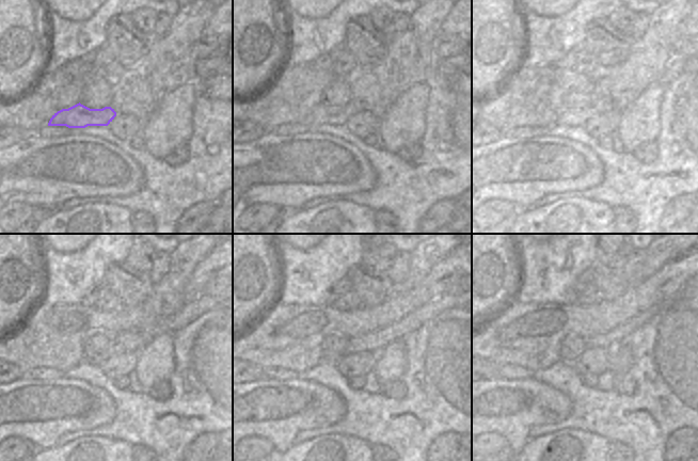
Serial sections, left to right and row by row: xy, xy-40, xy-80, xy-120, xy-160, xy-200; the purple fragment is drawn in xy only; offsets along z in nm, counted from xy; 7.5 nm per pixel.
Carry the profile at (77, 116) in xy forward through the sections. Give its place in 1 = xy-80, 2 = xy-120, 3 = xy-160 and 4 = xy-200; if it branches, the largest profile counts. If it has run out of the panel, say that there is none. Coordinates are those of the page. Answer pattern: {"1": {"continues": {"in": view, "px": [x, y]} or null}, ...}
{"1": {"continues": {"in": "xy-80", "px": [599, 104]}}, "2": {"continues": {"in": "xy-120", "px": [133, 340]}}, "3": {"continues": {"in": "xy-160", "px": [374, 342]}}, "4": {"continues": {"in": "xy-200", "px": [612, 338]}}}

